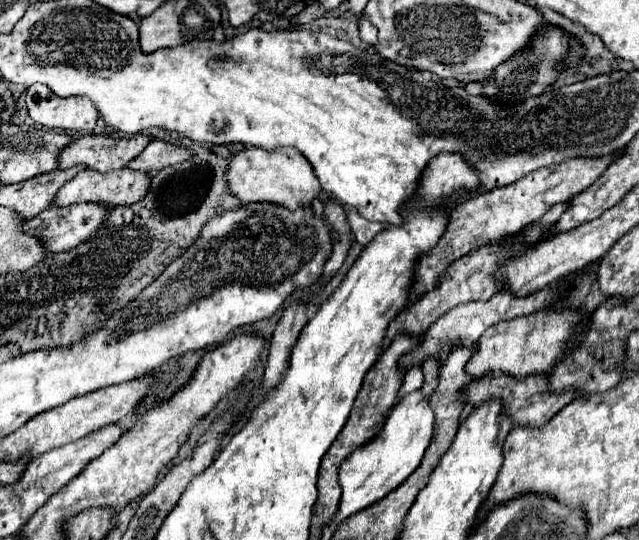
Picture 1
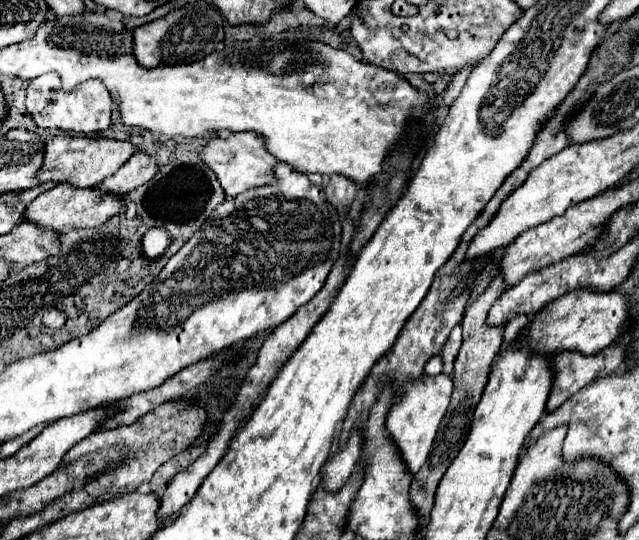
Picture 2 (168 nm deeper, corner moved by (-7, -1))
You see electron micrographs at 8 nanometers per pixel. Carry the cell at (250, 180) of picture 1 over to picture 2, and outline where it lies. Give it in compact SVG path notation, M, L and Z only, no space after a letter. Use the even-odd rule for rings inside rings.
M242 132L242 134L230 134L228 138L210 138L200 152L202 162L218 176L218 182L222 184L226 196L236 196L248 188L266 186L272 178L272 168L276 164L274 156L264 148L264 140L256 136L254 132Z

